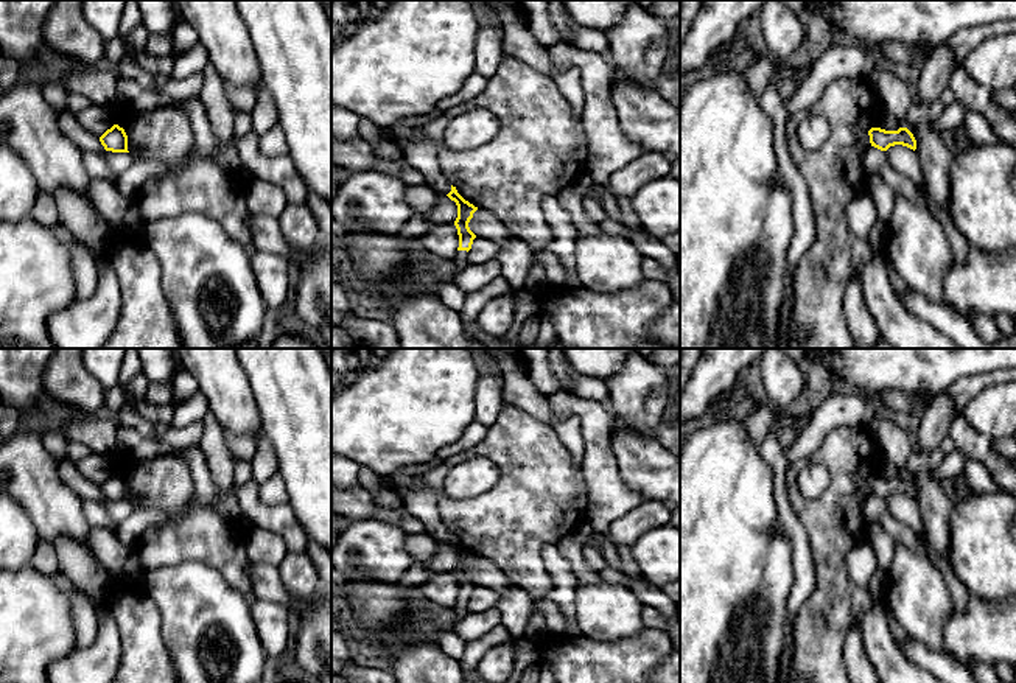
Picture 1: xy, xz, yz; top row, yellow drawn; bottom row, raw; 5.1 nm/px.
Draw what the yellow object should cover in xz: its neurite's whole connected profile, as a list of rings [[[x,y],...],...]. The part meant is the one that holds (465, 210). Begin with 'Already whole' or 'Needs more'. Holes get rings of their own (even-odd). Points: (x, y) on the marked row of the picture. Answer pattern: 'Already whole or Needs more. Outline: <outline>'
Needs more. Outline: [[[392,128],[381,129],[383,135],[397,143],[403,152],[403,160],[420,171],[426,185],[436,193],[448,196],[457,205],[457,218],[454,226],[459,235],[459,247],[457,255],[454,257],[456,274],[468,266],[468,250],[471,249],[473,240],[476,235],[470,230],[468,222],[473,218],[473,213],[478,210],[473,204],[465,201],[456,190],[456,187],[450,185],[445,176],[440,171],[439,159],[437,159],[437,145],[429,142],[425,137],[417,140],[401,142]]]

